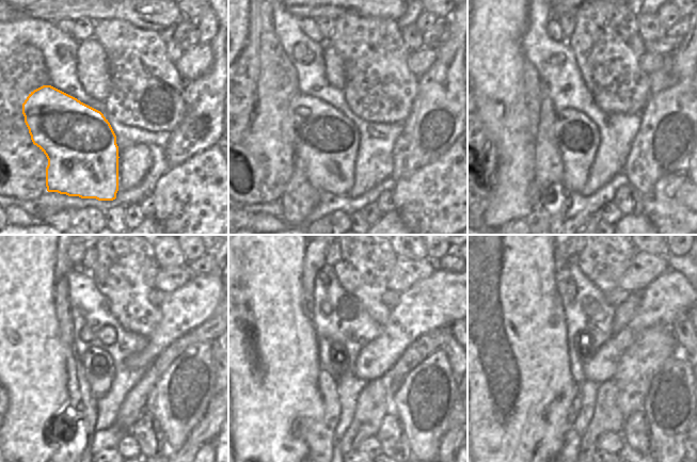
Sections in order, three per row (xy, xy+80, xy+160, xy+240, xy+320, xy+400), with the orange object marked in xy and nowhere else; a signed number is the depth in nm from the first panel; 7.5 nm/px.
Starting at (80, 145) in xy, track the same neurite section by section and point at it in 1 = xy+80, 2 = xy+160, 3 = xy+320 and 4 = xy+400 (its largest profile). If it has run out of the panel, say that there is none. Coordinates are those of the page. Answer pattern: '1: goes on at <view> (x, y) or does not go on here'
1: goes on at xy+80 (326, 141)
2: goes on at xy+160 (576, 137)
3: goes on at xy+320 (338, 357)
4: goes on at xy+400 (582, 341)

